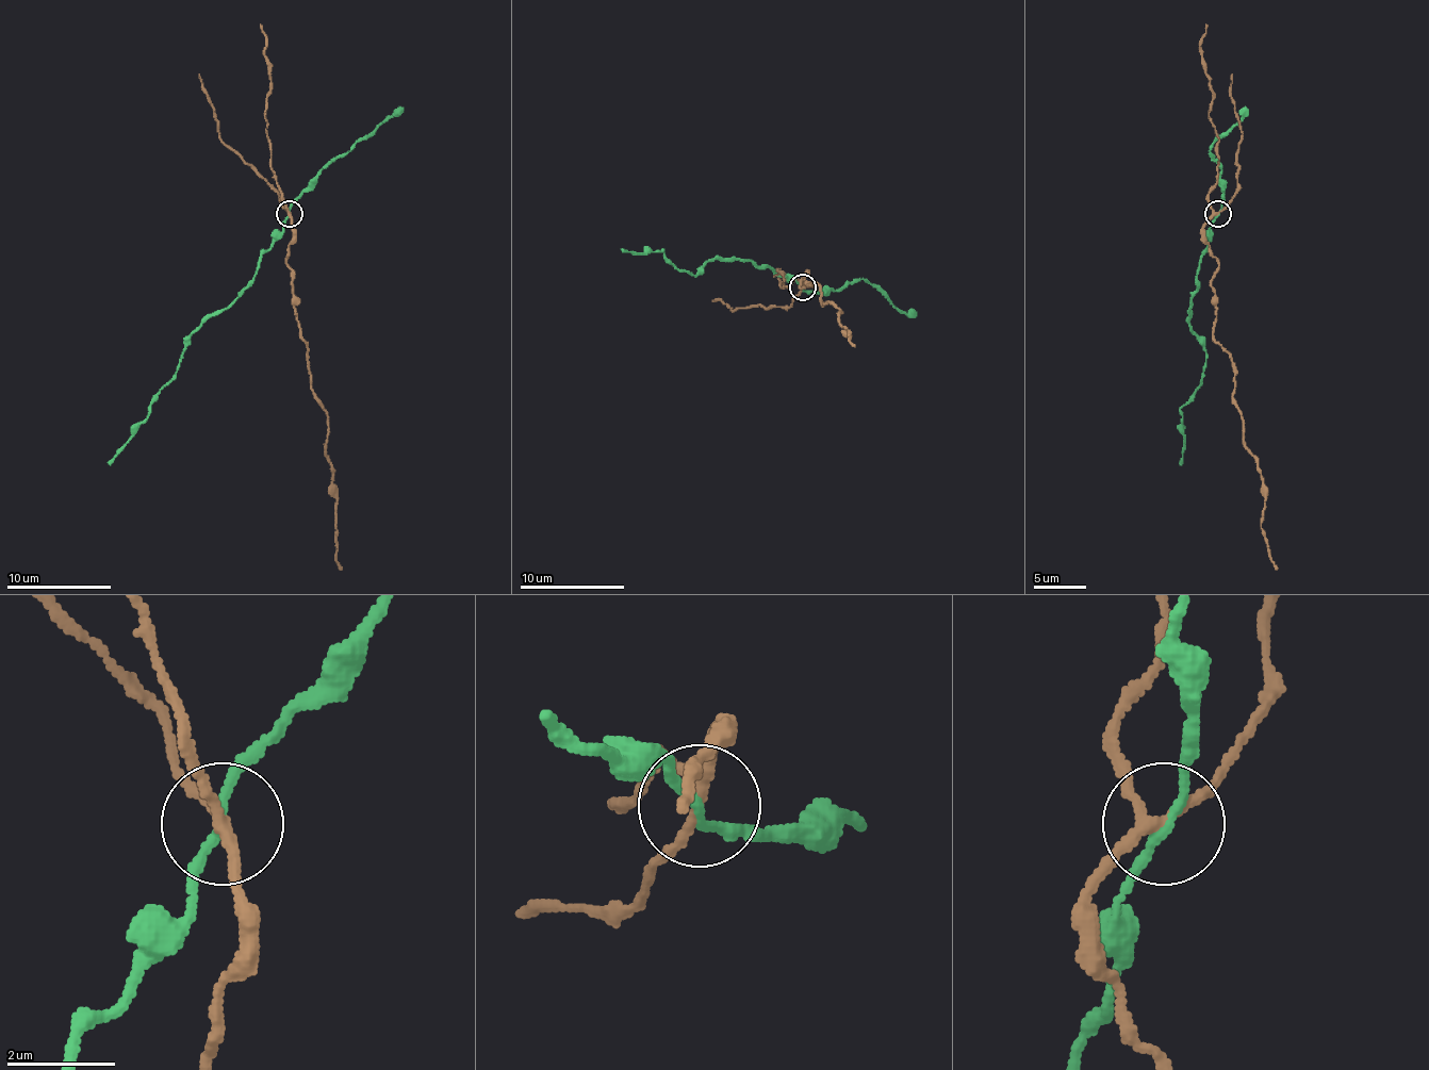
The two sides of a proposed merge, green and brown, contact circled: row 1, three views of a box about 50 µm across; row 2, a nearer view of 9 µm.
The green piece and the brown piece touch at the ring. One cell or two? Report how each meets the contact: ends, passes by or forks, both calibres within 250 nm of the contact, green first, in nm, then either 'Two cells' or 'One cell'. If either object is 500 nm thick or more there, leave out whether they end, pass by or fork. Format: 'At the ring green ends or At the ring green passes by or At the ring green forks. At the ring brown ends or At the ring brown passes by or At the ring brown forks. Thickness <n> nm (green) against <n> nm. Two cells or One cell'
At the ring green passes by. At the ring brown forks. Thickness 150 nm (green) against 180 nm. One cell

